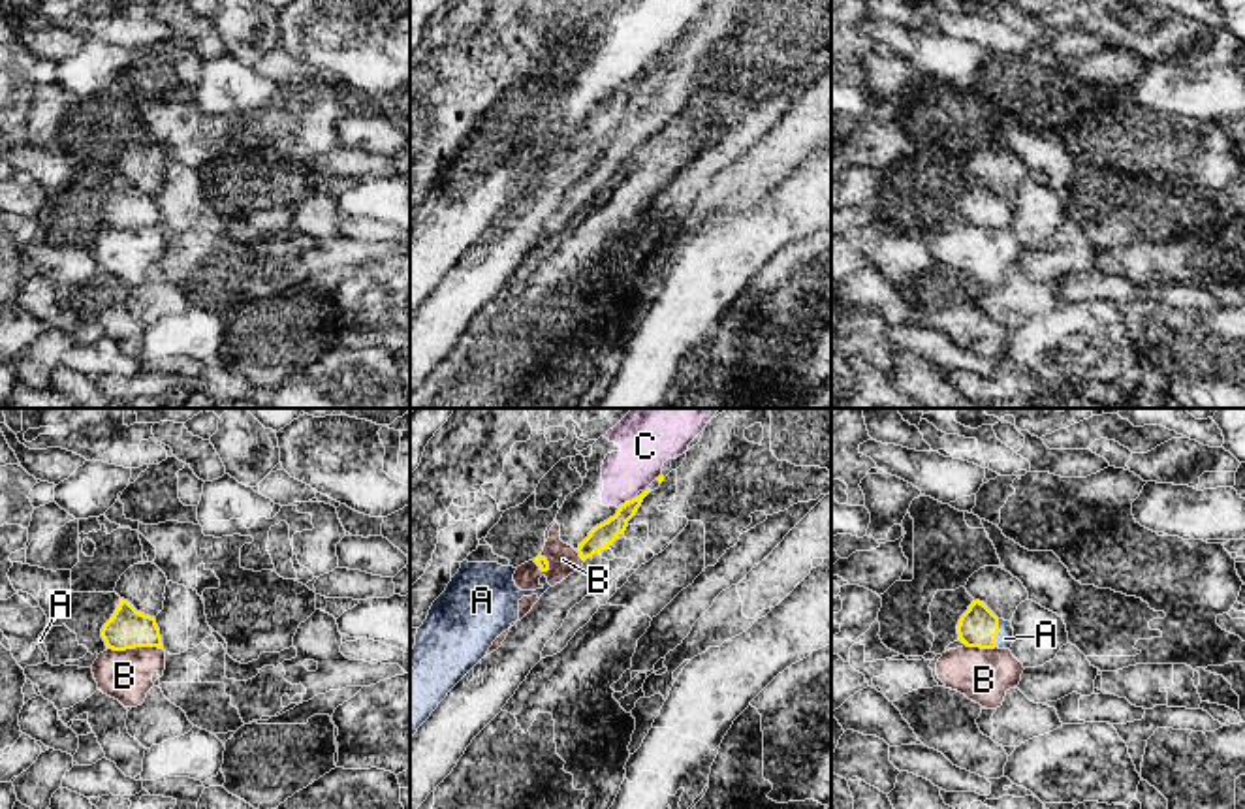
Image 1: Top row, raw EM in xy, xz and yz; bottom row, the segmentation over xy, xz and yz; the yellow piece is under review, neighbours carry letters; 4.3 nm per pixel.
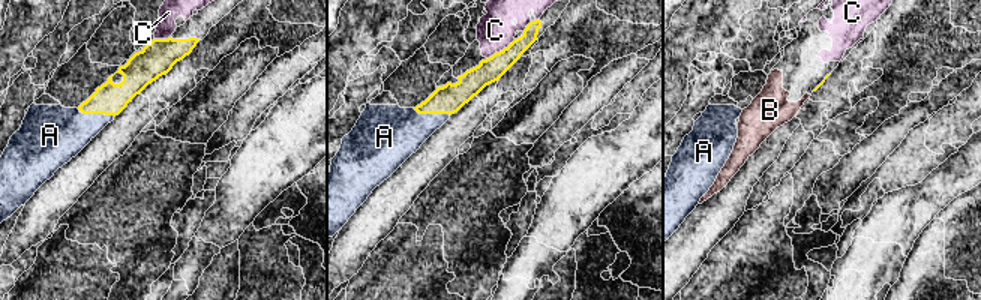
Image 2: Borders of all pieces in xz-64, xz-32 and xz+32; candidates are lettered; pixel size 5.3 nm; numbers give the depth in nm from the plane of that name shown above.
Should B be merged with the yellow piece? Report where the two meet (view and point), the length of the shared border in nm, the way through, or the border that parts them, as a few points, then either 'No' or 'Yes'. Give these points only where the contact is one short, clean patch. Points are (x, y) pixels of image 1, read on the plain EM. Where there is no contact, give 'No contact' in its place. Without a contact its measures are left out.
Touches yellow at xy (134, 226). Shared border 240 nm. Boundary: xy (162, 226), (108, 228). No

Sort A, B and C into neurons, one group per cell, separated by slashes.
A / B C

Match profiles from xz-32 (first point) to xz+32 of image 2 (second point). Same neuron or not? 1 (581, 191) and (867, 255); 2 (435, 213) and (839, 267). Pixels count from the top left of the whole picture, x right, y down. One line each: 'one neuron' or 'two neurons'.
1: one neuron
2: two neurons

